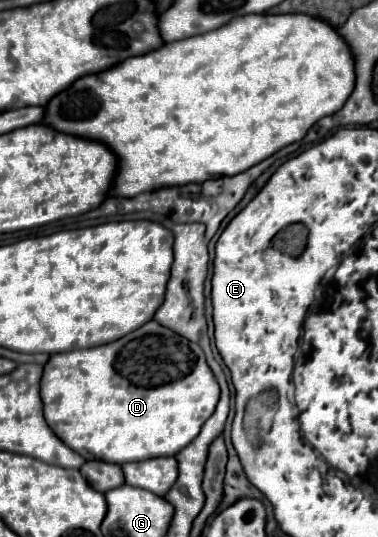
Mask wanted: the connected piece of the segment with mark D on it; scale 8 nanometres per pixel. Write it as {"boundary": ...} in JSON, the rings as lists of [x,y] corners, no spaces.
{"boundary":[[[148,321],[114,343],[52,355],[44,367],[40,395],[50,429],[54,429],[70,449],[84,459],[122,465],[128,461],[174,455],[178,449],[184,449],[198,435],[198,429],[202,429],[202,421],[214,413],[220,387],[212,369],[206,365],[200,345],[156,321]]]}

